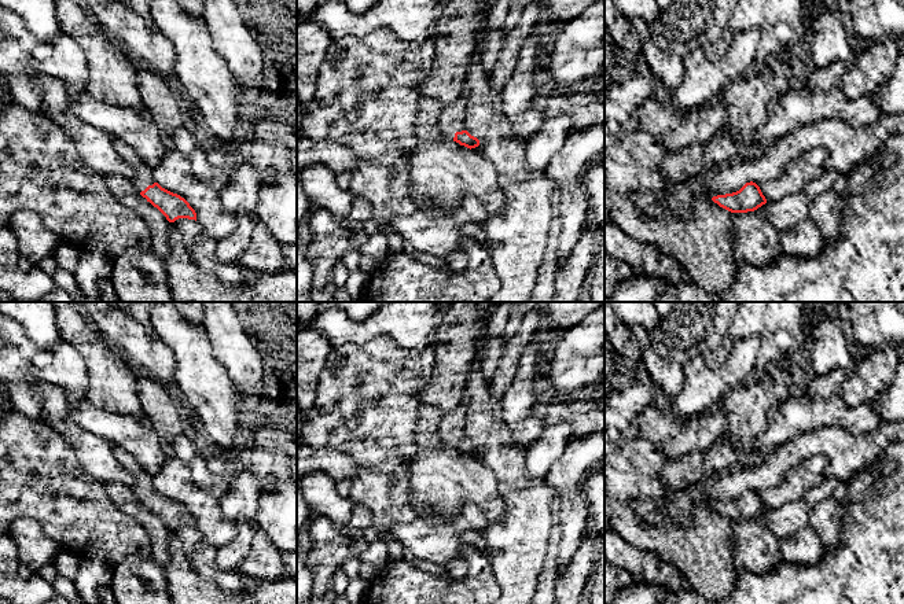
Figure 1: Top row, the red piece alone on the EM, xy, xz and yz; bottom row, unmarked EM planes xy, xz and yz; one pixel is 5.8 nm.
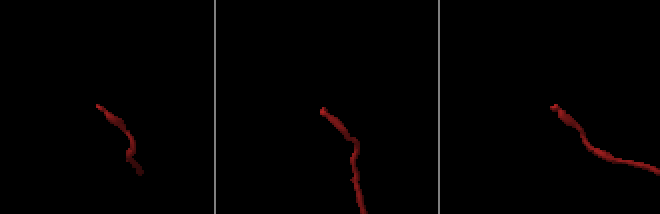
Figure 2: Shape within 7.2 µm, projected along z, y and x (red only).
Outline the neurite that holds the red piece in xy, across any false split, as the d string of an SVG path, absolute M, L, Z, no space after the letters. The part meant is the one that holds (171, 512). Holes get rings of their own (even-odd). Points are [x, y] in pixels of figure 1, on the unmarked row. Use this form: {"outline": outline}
{"outline": "M118 445L117 457L121 465L135 476L135 483L131 487L136 498L157 515L169 530L179 526L188 526L196 528L196 520L190 511L177 501L162 496L152 486L152 476L150 476L135 460L135 457Z"}

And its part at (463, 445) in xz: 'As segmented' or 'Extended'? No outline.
Extended

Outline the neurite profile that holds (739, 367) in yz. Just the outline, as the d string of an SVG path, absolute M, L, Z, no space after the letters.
M750 336L732 346L723 365L716 365L709 350L684 364L686 383L673 397L670 412L691 420L721 404L724 397L754 376L761 338Z

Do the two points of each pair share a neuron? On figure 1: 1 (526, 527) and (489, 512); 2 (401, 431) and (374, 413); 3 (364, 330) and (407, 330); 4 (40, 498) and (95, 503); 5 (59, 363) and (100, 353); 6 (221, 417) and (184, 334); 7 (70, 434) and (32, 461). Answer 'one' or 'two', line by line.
1: two
2: one
3: one
4: one
5: two
6: one
7: two

